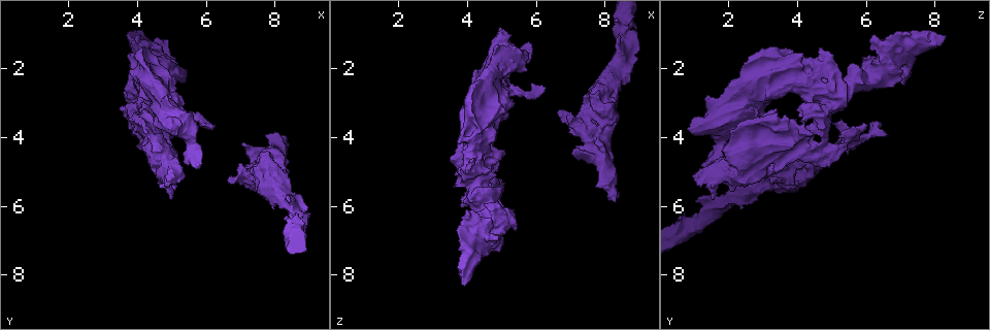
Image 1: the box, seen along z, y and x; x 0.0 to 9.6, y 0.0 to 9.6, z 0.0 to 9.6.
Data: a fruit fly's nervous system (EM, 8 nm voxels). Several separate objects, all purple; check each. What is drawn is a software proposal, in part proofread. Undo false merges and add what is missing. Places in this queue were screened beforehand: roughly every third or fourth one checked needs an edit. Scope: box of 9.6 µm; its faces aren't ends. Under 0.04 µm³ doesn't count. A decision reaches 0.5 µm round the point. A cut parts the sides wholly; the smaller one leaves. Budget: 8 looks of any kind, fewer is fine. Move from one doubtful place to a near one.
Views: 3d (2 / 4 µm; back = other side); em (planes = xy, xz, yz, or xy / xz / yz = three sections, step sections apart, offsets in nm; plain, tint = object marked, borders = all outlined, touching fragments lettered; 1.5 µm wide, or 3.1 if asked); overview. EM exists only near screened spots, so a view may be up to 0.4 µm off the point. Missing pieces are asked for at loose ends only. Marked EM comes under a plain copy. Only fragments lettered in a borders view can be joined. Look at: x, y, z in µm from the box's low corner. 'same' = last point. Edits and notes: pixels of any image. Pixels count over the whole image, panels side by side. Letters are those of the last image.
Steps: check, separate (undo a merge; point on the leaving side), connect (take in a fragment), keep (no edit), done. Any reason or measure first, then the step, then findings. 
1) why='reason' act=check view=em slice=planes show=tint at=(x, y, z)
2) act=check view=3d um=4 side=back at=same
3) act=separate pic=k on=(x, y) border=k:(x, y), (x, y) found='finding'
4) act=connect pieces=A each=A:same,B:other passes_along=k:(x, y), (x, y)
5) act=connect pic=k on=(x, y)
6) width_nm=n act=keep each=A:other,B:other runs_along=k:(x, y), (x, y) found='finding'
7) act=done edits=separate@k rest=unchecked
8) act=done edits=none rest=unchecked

why='branch point' act=check view=em slice=planes show=borders at=(4.25, 2.10, 3.60)

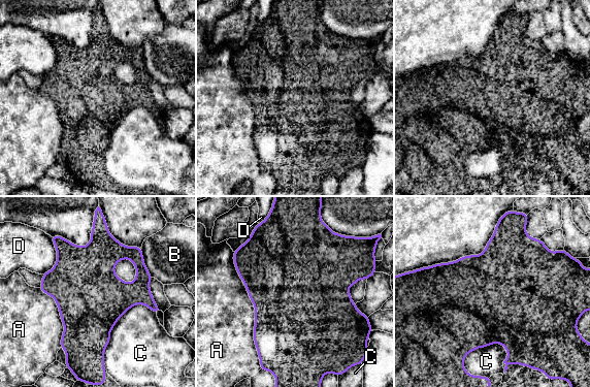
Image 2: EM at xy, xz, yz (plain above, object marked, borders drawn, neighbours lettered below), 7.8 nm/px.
act=keep each=A:other,B:other,C:other,D:other border=2:(146, 305), (118, 320), (103, 366) found='all the same neuron'

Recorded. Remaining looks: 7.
why='branch stops here' act=check view=em slice=planes show=borders at=(6.70, 5.35, 3.20)

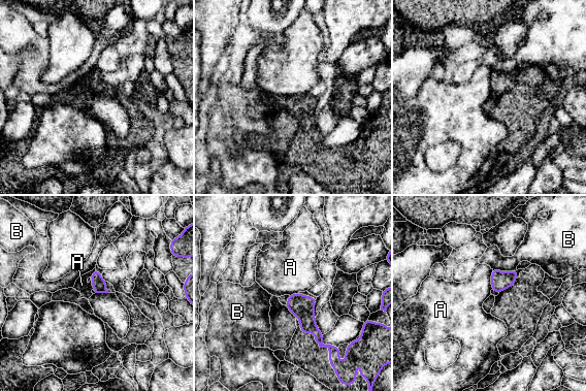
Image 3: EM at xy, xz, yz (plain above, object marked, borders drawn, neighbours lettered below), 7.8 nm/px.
act=keep each=A:other,B:other border=3:(95, 267), (91, 281), (94, 290) found='no lettered fragment goes on from it'

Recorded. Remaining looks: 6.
why='branch stops here' act=check view=em slice=planes show=tint at=(3.65, 3.00, 5.40)

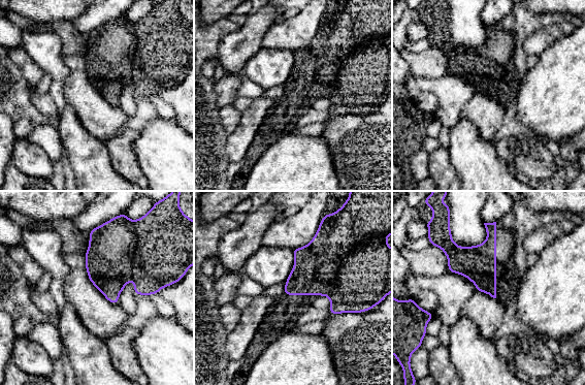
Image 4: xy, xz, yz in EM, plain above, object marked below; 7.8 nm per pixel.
why='see the neighbours' act=check view=em slice=planes show=borders at=same

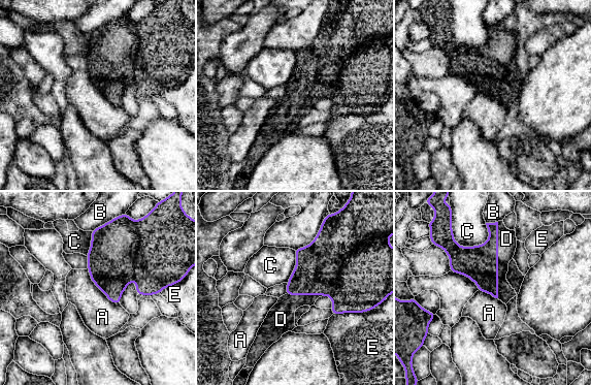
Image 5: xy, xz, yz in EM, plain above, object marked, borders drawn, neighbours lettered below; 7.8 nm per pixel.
act=connect pieces=D each=A:other,B:other,C:other,D:same,E:other found='it goes on there'

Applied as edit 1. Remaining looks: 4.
why='see it whole again' act=check view=overview

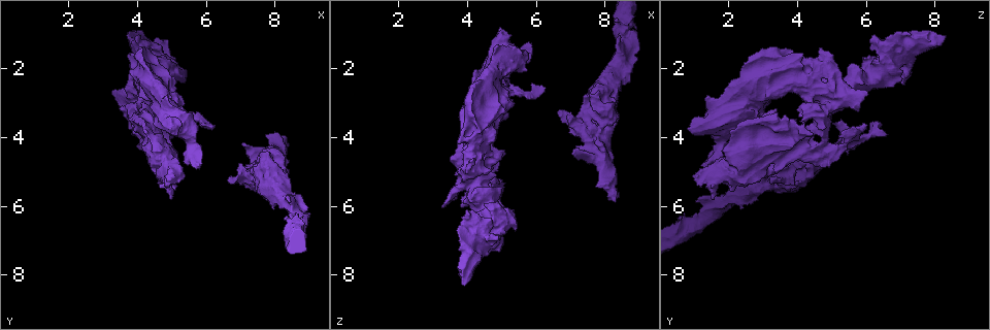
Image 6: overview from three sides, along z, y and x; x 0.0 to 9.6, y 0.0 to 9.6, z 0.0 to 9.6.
why='stops while still wide' act=check view=em slice=planes show=borders at=(3.90, 1.05, 8.40)

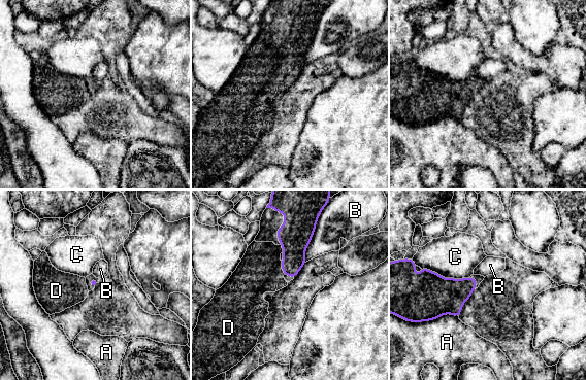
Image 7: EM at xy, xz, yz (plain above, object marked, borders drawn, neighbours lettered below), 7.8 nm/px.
act=connect pieces=D each=A:other,B:other,C:other,D:same found='the neuron continues'

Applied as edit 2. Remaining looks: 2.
act=done edits=connect@5,connect@7 rest=unchecked

